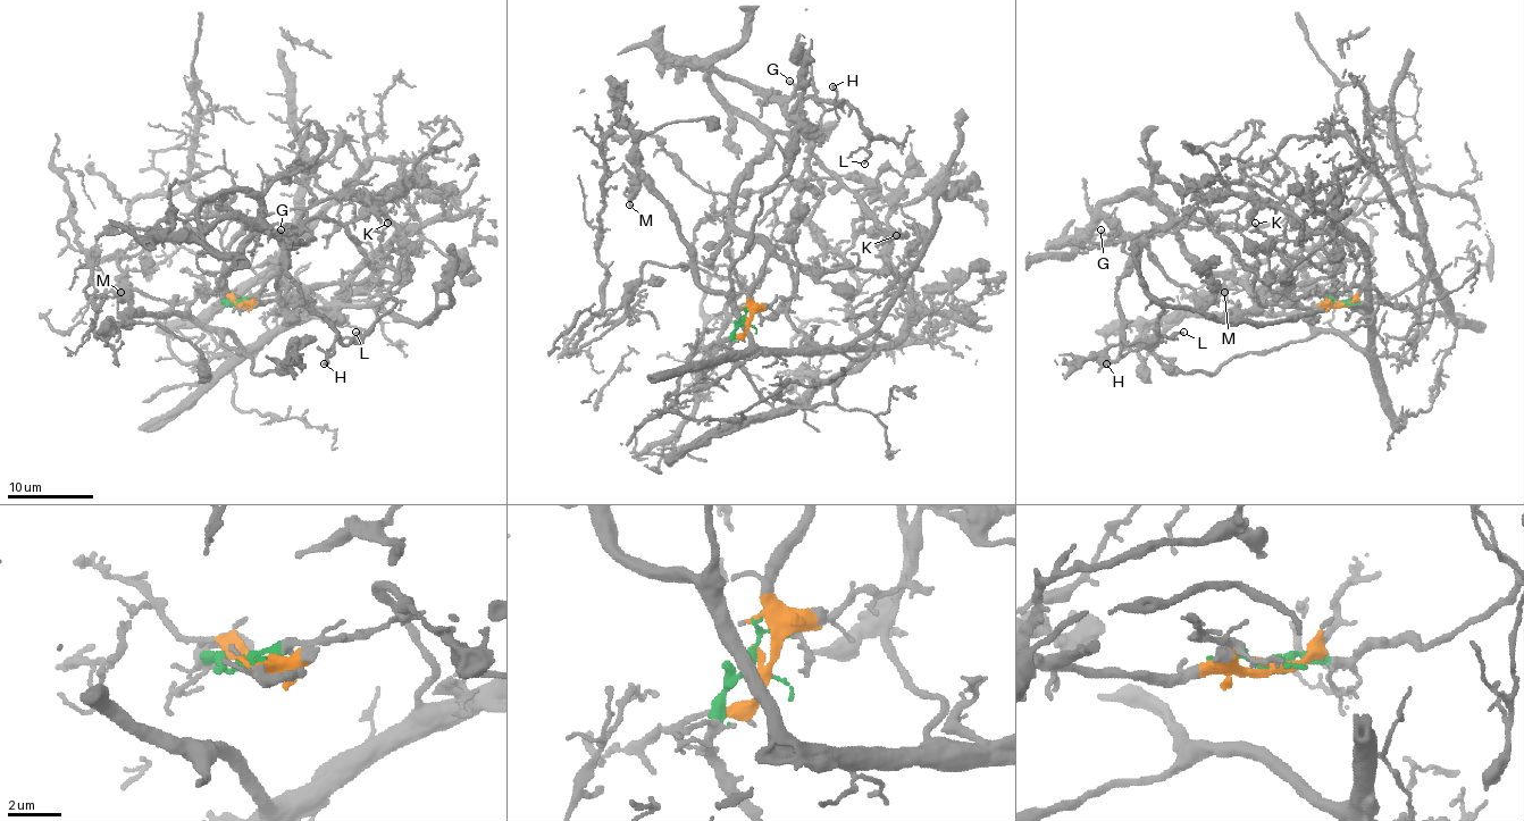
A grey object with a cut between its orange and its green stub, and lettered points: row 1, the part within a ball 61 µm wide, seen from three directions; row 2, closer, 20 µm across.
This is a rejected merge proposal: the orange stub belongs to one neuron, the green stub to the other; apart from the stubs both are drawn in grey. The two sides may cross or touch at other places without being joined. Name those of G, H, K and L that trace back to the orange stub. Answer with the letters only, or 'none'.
G, H, L

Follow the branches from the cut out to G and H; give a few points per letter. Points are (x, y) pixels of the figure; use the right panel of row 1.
G: (1340, 303), (1267, 303), (1211, 276), (1141, 191), (1100, 208), (1093, 227), (1103, 218), (1116, 231), (1100, 228)
H: (1340, 303), (1267, 303), (1211, 276), (1124, 191), (1093, 227), (1138, 242), (1105, 363)

